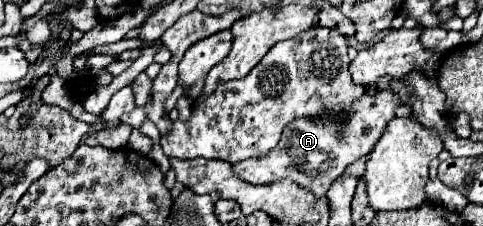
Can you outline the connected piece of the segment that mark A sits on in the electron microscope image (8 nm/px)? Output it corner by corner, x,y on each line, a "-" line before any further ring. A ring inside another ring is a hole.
379,90
375,96
361,96
355,104
343,104
317,118
295,118
281,134
279,144
263,158
249,158
233,164
237,178
249,184
275,184
291,178
295,184
307,188
315,198
327,194
329,186
343,174
345,166
365,156
379,136
383,136
389,120
395,118
395,110
401,106
399,96
393,90
-
349,110
349,112
337,112

